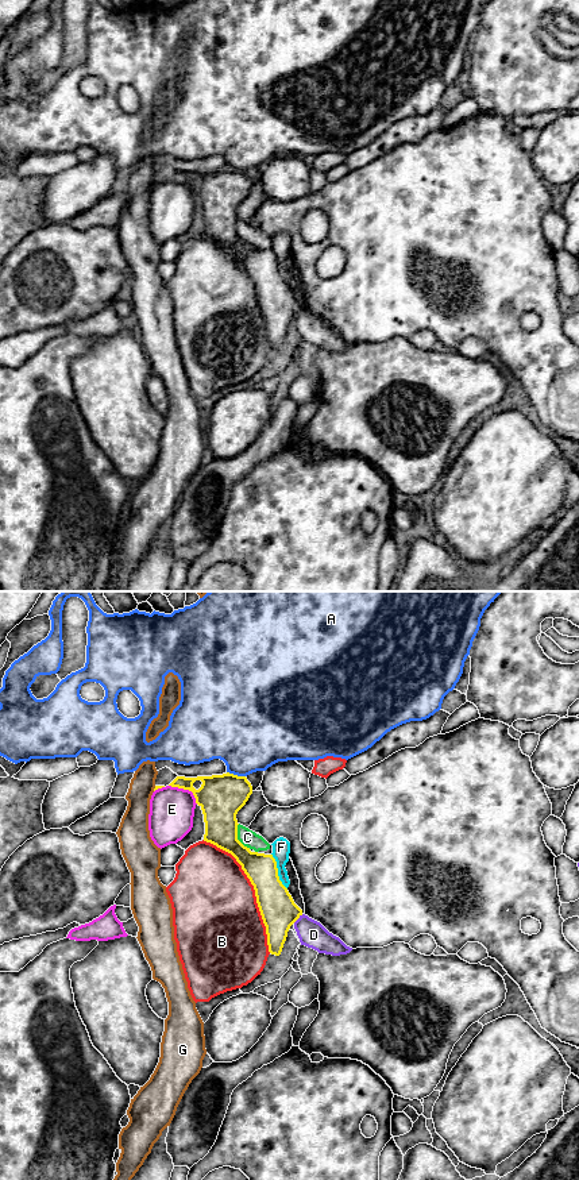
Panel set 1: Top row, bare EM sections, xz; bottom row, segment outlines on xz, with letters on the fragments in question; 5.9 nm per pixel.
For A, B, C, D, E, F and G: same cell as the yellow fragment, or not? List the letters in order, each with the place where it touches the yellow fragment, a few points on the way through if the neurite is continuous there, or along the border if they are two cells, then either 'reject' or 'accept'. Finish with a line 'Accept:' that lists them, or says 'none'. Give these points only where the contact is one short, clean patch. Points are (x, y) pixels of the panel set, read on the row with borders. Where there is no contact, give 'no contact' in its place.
A: contact xz (236, 775); reject
B: contact xz (254, 889); reject
C: contact xz (236, 837); border xz (238, 824), (238, 839), (250, 848); reject
D: contact xz (297, 918); border xz (302, 914), (293, 922); reject
E: contact xz (186, 789); reject
F: contact xz (277, 871); reject
G: contact xz (154, 789); reject
Accept: none

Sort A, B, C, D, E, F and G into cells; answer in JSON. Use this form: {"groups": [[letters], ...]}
{"groups": [["A"], ["B"], ["C"], ["D"], ["E"], ["F"], ["G"]]}

